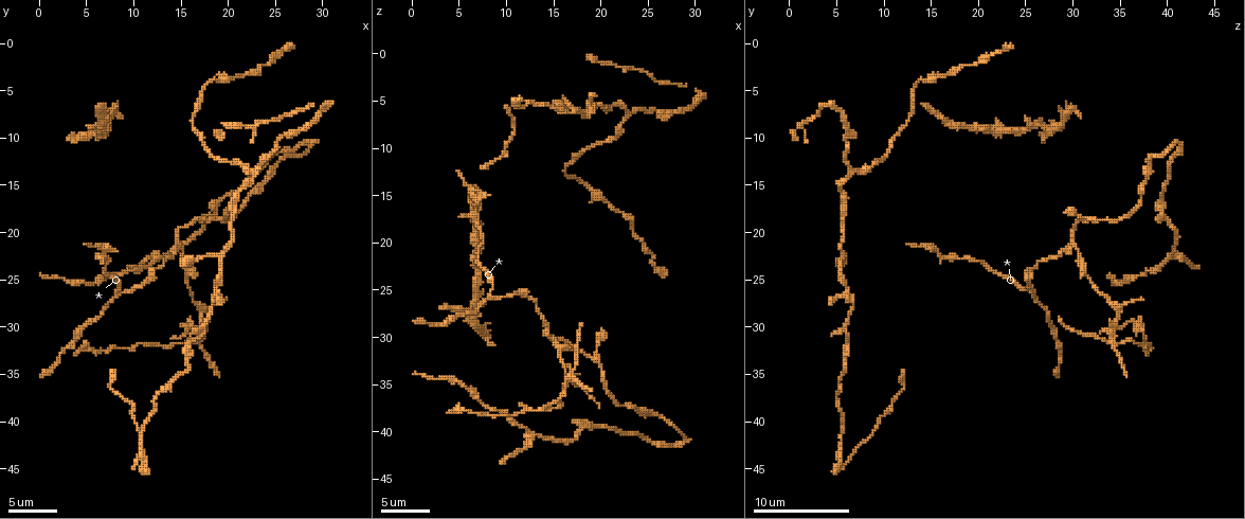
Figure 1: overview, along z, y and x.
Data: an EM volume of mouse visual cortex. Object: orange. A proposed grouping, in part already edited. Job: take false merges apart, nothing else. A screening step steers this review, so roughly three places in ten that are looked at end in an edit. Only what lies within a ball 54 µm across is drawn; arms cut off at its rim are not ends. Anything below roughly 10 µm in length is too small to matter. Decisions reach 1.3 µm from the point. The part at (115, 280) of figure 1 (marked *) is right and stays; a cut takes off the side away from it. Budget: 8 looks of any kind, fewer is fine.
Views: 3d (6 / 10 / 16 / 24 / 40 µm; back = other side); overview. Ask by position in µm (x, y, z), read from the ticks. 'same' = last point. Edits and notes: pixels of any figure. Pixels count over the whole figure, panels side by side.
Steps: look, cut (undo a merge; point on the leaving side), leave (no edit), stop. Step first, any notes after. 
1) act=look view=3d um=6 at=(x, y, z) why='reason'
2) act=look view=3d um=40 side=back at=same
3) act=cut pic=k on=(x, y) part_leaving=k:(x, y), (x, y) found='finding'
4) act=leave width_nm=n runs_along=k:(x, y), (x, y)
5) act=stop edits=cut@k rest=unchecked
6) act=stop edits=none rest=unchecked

act=look view=3d um=6 at=(14.8, 21.0, 29.8) why='small branch off a trunk'

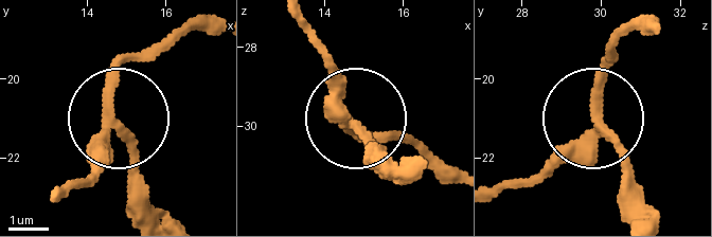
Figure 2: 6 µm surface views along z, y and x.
act=cut pic=2 on=(132, 166) arms=3 part_leaving=2:(114, 121), (136, 168), (139, 219) found='two neurons meet here'

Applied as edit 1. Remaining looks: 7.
act=look view=3d um=10 at=(8.6, 26.6, 25.8) why='three arms meet'

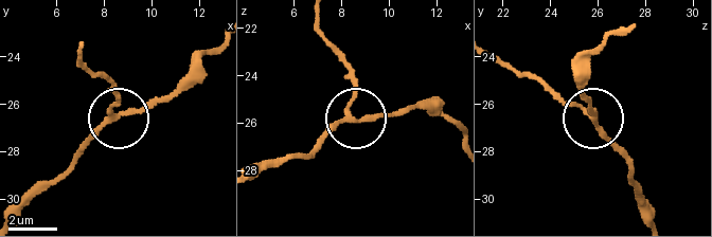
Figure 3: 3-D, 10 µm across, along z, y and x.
act=leave width_nm=190 runs_along=3:(342, 64), (355, 92), (351, 114), (308, 157) found='one neuron here'

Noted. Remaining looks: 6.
act=look view=3d um=6 at=(19.2, 22.6, 5.4) why='arms part here'

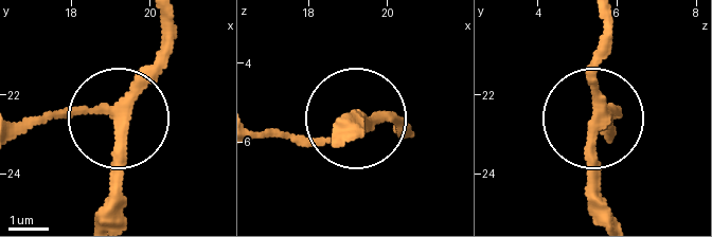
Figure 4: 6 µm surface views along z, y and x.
act=look view=3d um=6 side=back at=(19.30, 22.80, 5.50)

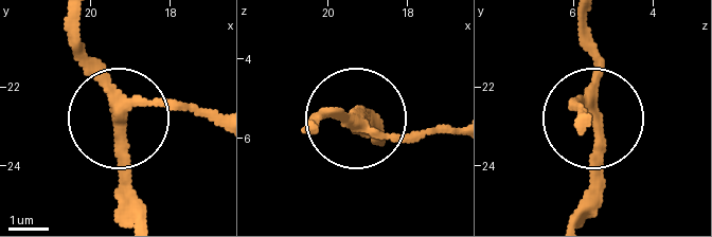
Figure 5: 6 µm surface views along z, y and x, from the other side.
act=leave found='continuous, no second neuron'

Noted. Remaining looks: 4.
act=look view=3d um=10 at=(22.6, 13.4, 6.6) why='three-way junction'

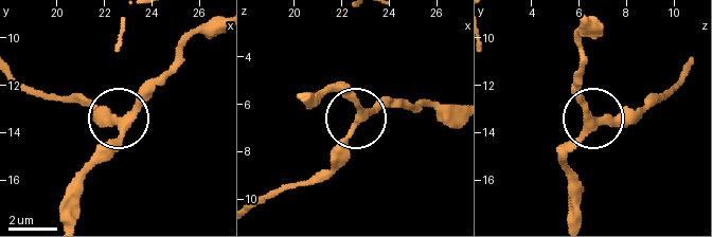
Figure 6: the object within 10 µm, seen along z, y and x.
act=leave width_nm=280 found='all the same neuron'

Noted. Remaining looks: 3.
act=stop edits=cut@2 rest=unchecked

